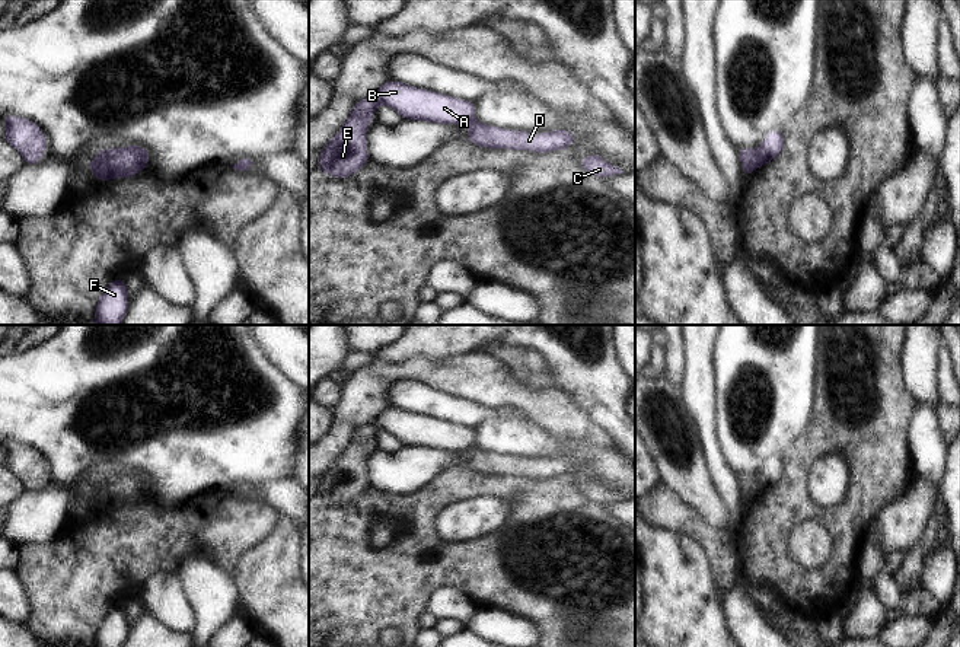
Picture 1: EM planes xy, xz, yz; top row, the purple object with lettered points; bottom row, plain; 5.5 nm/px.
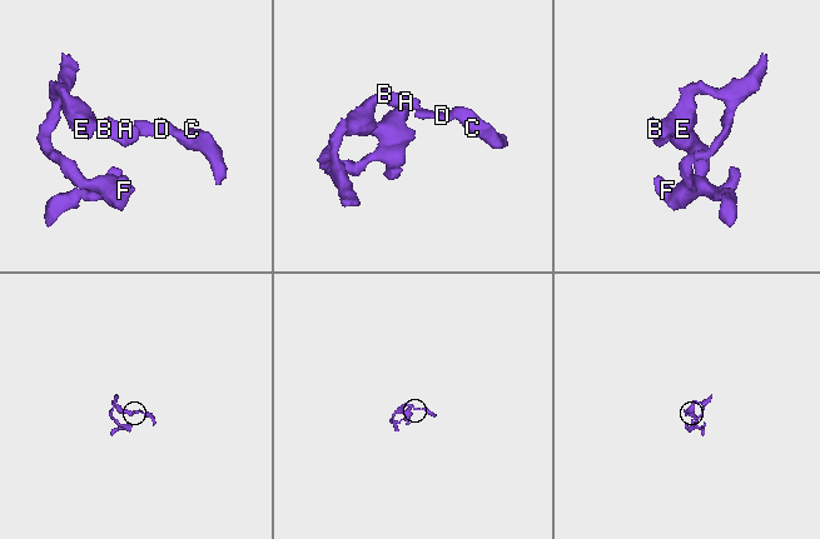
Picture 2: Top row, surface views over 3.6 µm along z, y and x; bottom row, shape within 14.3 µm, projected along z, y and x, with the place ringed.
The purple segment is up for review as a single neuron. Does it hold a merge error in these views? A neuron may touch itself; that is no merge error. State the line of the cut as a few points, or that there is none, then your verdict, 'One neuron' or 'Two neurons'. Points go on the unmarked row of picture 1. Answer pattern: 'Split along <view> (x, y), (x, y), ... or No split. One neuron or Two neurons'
Split along yz (756, 477), (756, 484), (761, 490). Two neurons

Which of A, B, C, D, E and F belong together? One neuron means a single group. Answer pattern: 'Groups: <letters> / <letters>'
Groups: A B E F / C D

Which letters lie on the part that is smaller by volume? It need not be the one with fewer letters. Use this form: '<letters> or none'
C, D

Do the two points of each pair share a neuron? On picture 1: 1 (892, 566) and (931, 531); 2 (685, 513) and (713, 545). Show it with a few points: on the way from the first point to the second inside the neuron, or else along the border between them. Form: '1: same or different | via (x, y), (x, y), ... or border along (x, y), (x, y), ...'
1: different | border along (908, 553), (902, 564), (892, 574)
2: same | via (689, 520), (707, 538)

